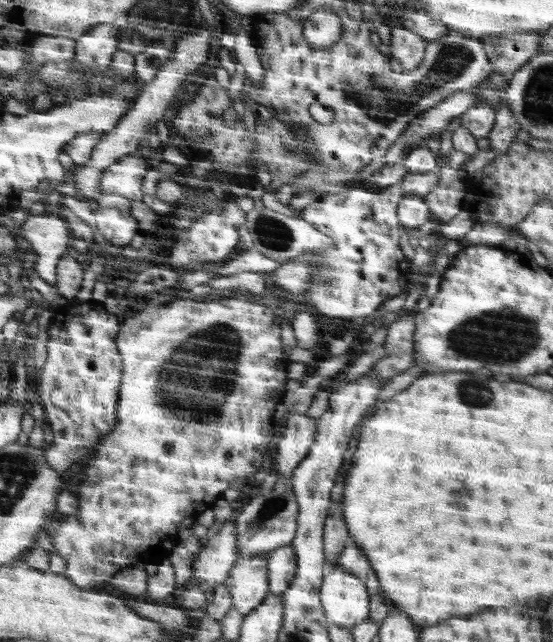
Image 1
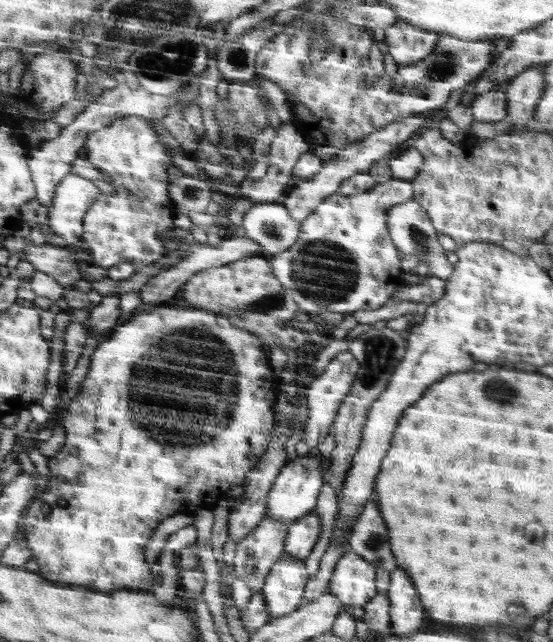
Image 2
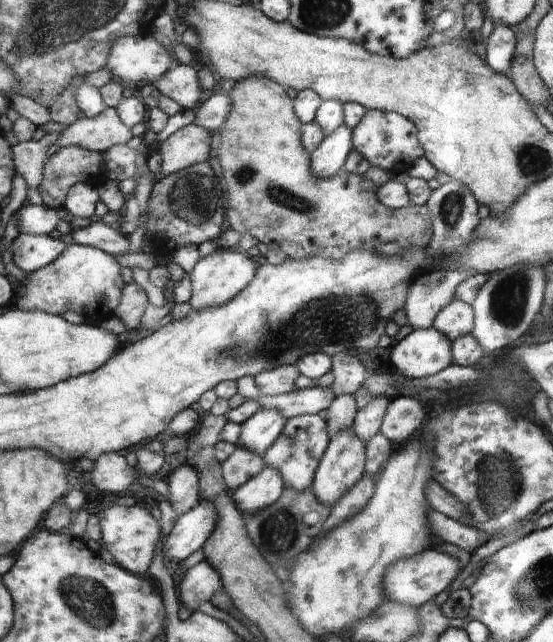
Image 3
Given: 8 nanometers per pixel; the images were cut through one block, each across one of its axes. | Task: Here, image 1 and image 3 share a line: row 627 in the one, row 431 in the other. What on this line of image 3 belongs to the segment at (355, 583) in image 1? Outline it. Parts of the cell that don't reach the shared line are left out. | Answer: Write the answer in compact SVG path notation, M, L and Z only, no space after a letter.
M352 429L332 436L329 448L325 451L324 458L321 459L320 466L317 468L316 478L311 488L316 498L322 504L330 504L330 506L340 503L341 499L360 482L362 475L365 474L366 462L368 462L368 445L357 433L352 432Z

